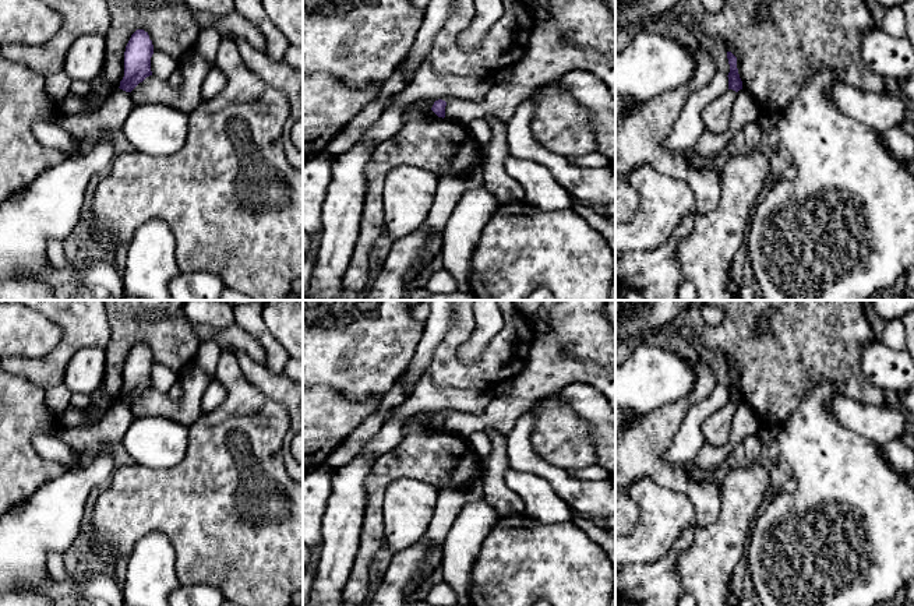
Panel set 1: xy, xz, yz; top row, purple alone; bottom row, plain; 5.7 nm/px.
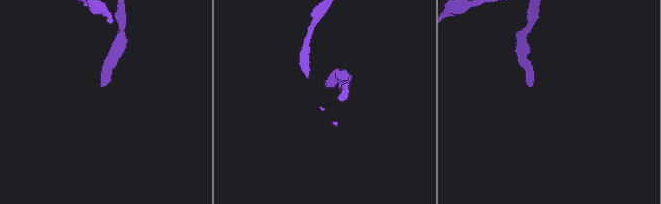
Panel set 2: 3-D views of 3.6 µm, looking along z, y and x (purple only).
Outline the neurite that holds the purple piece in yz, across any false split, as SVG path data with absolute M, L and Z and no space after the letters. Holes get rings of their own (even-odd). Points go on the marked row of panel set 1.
M727 52L727 59L730 64L730 73L727 75L728 89L738 92L740 89L742 89L742 81L740 78L738 68L737 68L737 57L731 52Z

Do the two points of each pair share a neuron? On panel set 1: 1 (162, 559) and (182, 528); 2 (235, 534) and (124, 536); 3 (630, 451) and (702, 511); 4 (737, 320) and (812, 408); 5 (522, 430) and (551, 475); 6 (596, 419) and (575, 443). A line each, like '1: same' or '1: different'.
1: different
2: same
3: same
4: different
5: same
6: different

